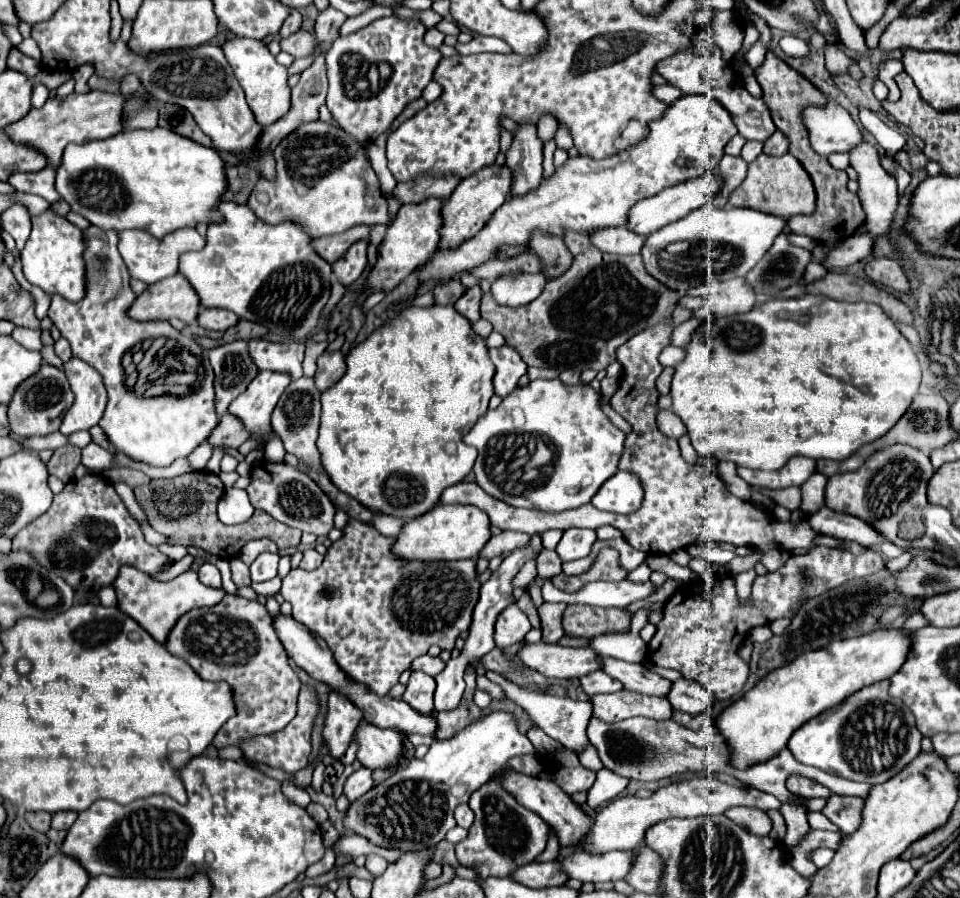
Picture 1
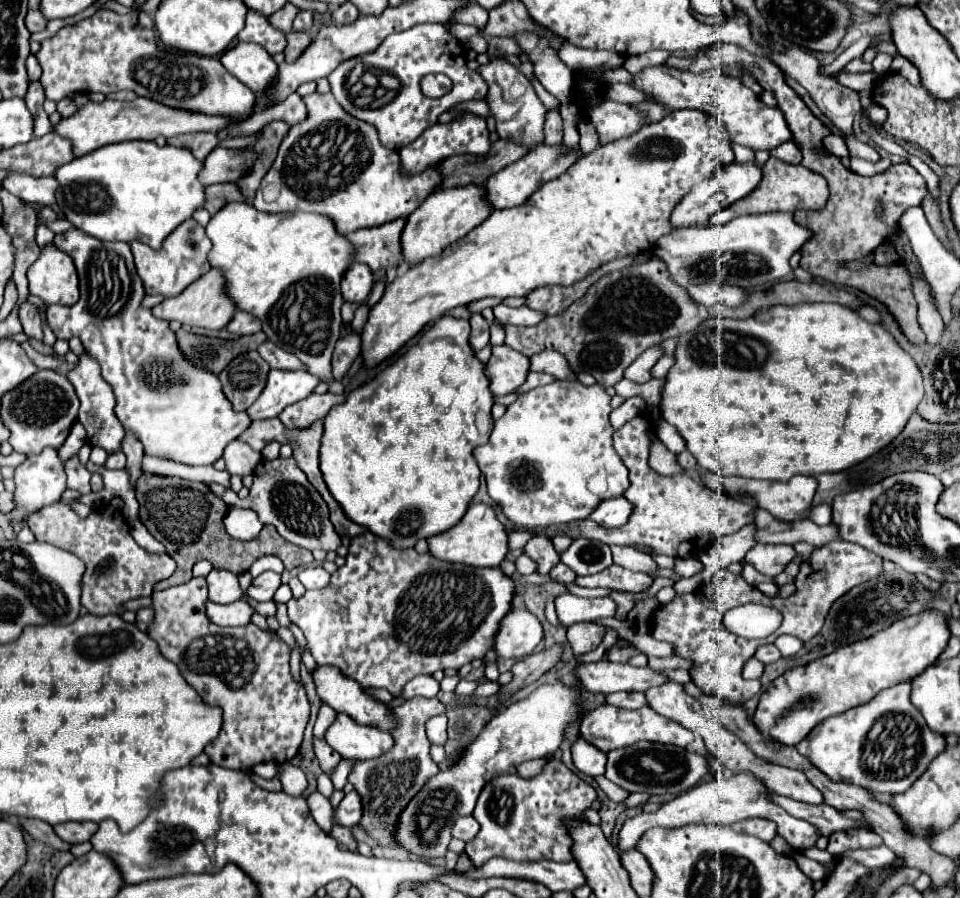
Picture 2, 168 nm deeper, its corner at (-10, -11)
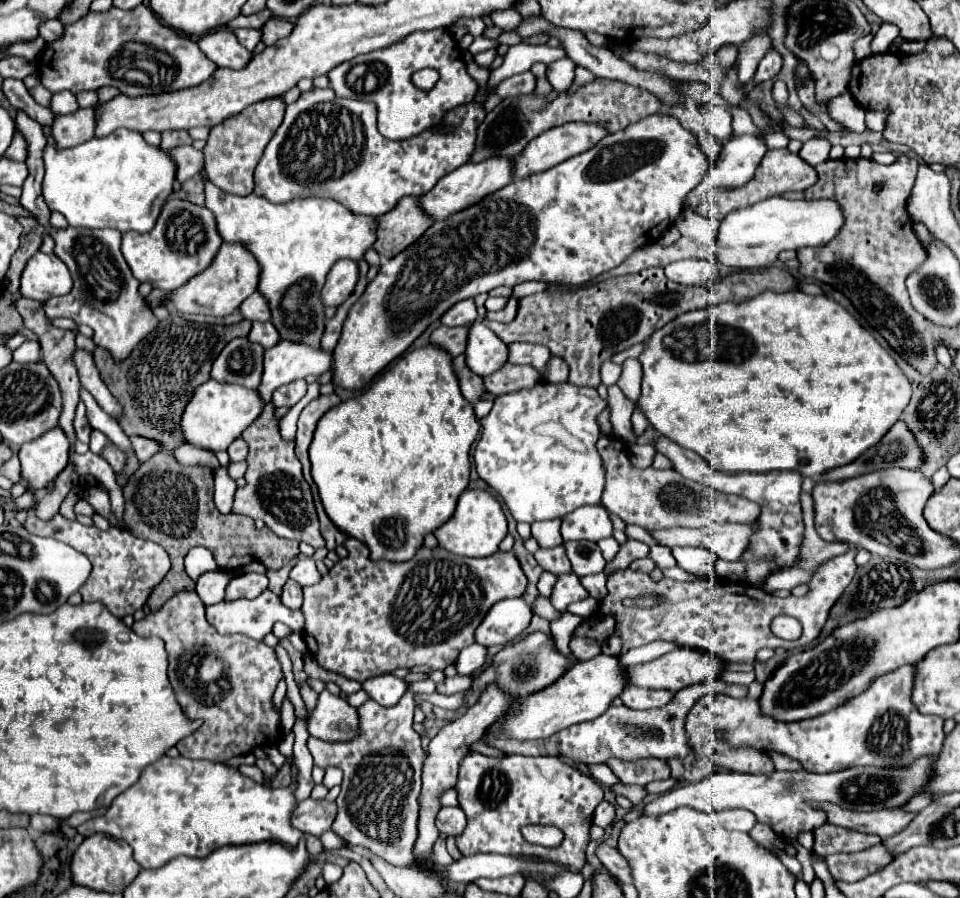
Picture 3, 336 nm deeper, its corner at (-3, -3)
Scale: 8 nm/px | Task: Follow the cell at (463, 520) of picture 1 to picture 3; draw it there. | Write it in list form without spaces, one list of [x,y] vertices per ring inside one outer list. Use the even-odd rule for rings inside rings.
[[[466,489],[460,495],[454,515],[446,521],[446,525],[434,531],[440,547],[462,557],[488,557],[496,553],[506,533],[508,533],[508,521],[502,511],[502,505],[484,489]]]

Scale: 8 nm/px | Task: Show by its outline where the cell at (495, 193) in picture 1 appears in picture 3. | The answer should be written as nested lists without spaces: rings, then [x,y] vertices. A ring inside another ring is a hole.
[[[566,123],[566,125],[552,127],[550,131],[538,135],[538,139],[532,139],[530,147],[526,147],[526,151],[522,151],[522,155],[516,157],[514,175],[518,179],[518,177],[526,177],[530,173],[540,173],[544,169],[550,169],[578,153],[592,149],[606,135],[608,135],[608,131],[606,131],[606,127],[602,127],[602,123]]]

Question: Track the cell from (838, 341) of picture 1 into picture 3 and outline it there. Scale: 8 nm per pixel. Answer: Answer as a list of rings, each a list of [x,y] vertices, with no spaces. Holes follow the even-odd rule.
[[[764,291],[744,303],[724,301],[718,305],[710,305],[706,309],[696,309],[678,315],[678,319],[672,319],[666,327],[654,331],[654,335],[644,343],[644,351],[640,353],[638,361],[642,363],[642,391],[636,405],[642,411],[642,415],[650,421],[650,425],[656,431],[704,457],[716,471],[726,473],[766,473],[776,469],[792,469],[798,471],[802,477],[816,479],[830,469],[852,463],[866,449],[874,447],[900,419],[912,395],[910,383],[896,365],[896,361],[886,353],[882,345],[878,345],[878,341],[864,327],[860,327],[860,323],[844,307],[840,307],[834,299],[826,295],[806,295],[802,291]]]

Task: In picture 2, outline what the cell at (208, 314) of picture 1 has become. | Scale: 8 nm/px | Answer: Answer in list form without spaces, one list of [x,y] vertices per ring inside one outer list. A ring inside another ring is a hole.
[[[237,311],[237,313],[233,313],[233,319],[227,323],[225,329],[235,333],[237,337],[243,337],[243,335],[257,333],[261,329],[261,323],[257,323],[257,319],[253,319],[253,315],[245,315],[243,311]]]

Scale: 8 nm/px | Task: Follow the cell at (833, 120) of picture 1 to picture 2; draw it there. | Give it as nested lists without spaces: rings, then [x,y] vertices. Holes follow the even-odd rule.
[[[839,135],[825,137],[825,149],[827,149],[831,155],[837,155],[837,157],[849,157],[847,143],[845,143],[845,139],[839,137]]]

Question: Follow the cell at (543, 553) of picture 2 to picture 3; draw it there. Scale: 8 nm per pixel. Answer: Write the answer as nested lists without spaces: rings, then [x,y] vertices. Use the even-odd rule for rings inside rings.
[[[562,519],[532,523],[532,537],[538,541],[540,547],[556,547],[562,543],[560,523],[562,523]]]

